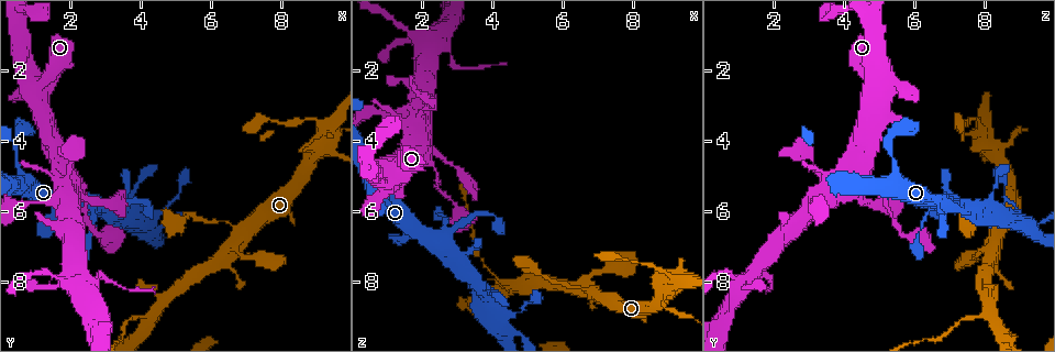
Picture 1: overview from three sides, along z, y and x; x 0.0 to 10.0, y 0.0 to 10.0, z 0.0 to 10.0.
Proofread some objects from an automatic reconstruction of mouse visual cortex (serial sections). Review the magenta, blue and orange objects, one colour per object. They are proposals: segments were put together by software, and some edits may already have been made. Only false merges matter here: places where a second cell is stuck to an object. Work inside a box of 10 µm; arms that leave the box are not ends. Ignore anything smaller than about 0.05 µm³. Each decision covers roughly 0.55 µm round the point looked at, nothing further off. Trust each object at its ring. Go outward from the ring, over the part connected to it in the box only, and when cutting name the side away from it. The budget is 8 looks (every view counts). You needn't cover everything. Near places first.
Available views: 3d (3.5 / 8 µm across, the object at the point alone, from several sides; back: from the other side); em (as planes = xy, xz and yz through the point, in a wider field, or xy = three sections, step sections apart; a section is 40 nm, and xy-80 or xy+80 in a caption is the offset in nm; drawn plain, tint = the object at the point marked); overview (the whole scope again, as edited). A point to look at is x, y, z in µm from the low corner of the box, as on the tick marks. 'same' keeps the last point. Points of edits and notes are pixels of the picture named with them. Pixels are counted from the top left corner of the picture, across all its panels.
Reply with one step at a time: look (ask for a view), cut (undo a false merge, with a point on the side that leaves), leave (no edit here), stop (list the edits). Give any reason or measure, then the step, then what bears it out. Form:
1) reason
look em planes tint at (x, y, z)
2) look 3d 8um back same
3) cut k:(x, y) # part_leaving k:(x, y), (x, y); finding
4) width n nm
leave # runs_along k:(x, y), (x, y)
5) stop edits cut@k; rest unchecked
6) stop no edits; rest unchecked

sharp bend
look 3d 3.5um at (1.95, 4.60, 3.20)

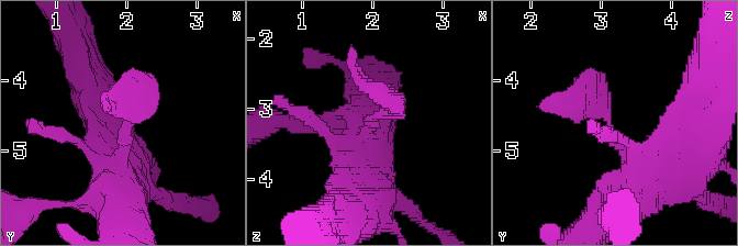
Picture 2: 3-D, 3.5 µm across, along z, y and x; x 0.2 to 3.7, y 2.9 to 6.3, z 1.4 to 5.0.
look em xy step 1 tint at (2.00, 4.65, 3.15)

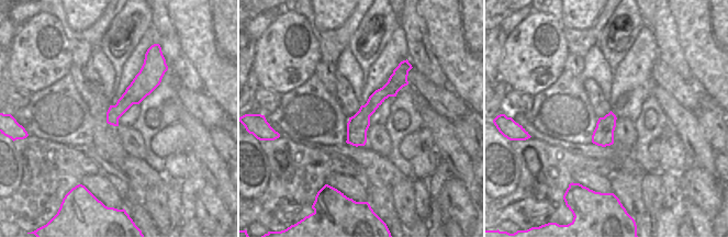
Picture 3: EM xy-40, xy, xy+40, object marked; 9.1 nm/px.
width 200 nm
leave # runs_along 2:(647, 182), (599, 108), (566, 104); one cell here

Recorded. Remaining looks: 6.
thin arm on a thick one
look 3d 3.5um at (1.85, 8.05, 1.10)

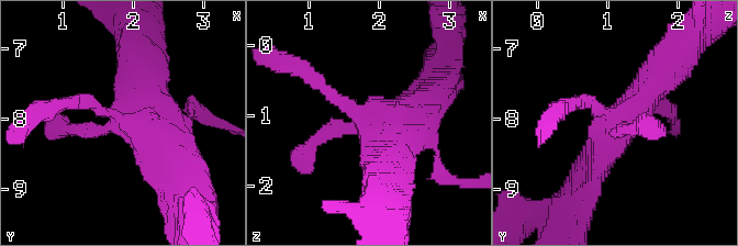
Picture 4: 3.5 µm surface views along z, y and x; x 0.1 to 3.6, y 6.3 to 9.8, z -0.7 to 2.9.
look em xy step 5 tint at (1.90, 8.00, 1.15)

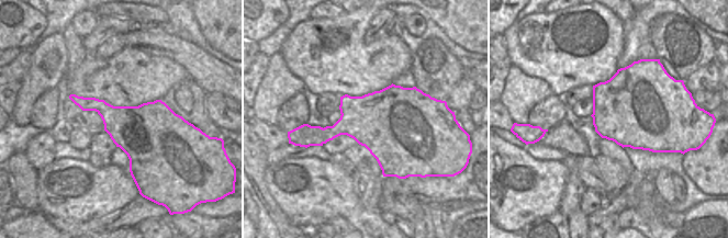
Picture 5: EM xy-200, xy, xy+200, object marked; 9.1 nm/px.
width 650 nm
leave # runs_along 4:(673, 57), (637, 101), (589, 169); one cell here

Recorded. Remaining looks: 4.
thin arm on a thick one
look 3d 3.5um at (9.20, 4.10, 8.00)

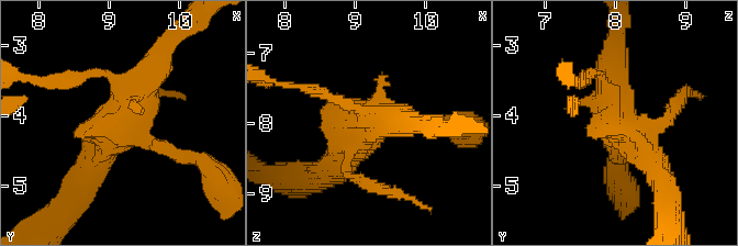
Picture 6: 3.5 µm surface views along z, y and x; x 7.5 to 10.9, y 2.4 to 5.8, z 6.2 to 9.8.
need the tissue
look em xy step 5 tint at (9.15, 4.05, 8.05)

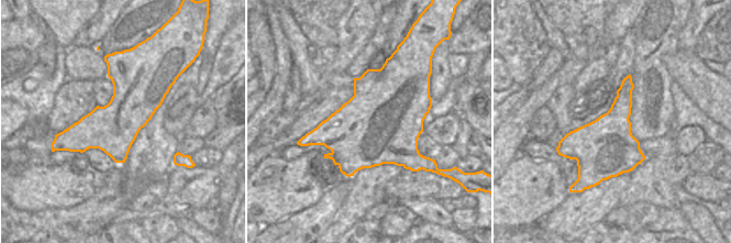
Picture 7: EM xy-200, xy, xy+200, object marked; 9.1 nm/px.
cut it another way
look em xy step 2 tint same

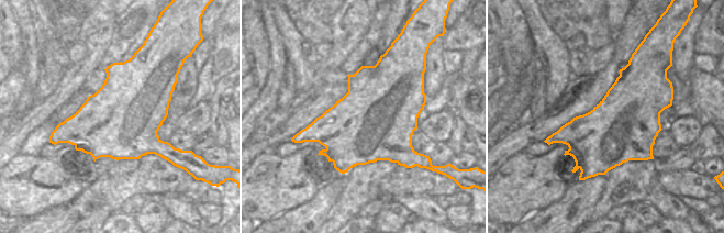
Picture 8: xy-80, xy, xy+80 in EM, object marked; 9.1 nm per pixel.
width 700 nm
leave # runs_along 6:(88, 170), (156, 62); one cell here

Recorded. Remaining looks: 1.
stop no edits; rest unchecked

